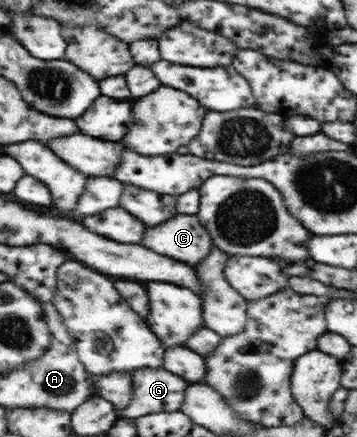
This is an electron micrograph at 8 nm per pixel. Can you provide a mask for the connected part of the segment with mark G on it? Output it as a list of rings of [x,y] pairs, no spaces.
[[[142,368],[140,370],[131,370],[128,372],[132,375],[132,383],[134,383],[134,396],[132,402],[122,408],[122,410],[115,410],[116,414],[126,418],[138,418],[154,412],[176,412],[180,411],[180,406],[184,404],[184,390],[188,388],[190,383],[187,379],[180,377],[180,375],[172,374],[168,369],[152,370],[150,368]]]

